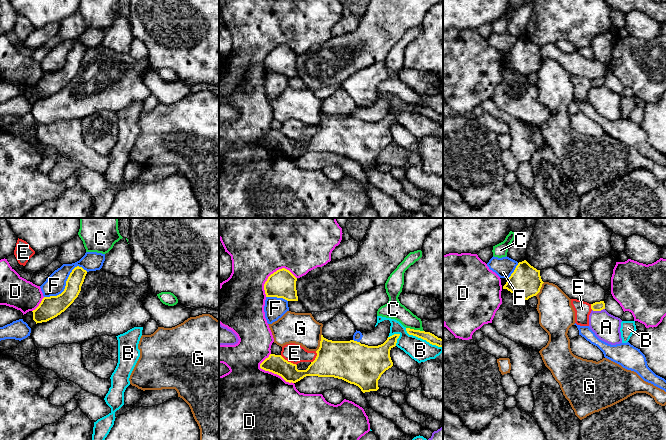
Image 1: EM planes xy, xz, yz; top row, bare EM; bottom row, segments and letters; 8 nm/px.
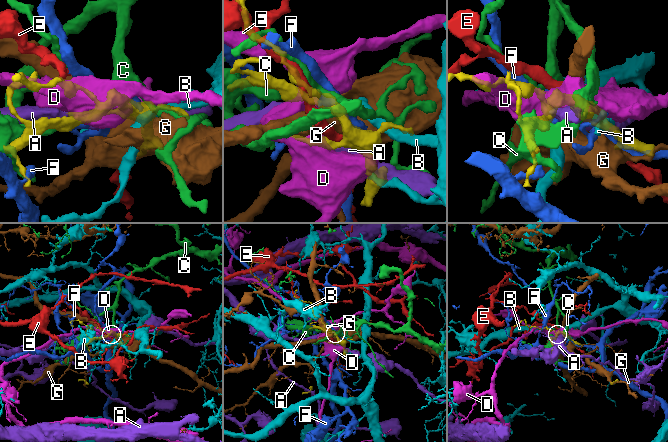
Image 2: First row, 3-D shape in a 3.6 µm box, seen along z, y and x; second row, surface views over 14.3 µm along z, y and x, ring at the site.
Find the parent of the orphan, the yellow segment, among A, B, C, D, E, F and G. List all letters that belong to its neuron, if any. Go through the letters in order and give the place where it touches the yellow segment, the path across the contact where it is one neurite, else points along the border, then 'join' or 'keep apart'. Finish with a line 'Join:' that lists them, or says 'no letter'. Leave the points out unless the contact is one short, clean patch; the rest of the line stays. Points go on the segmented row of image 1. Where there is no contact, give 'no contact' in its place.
A: meets yellow in yz at (598, 310); keep apart
B: meets yellow in xz at (423, 339); keep apart
C: meets yellow in xz at (415, 330); keep apart
D: meets yellow in xz at (275, 373); keep apart
E: meets yellow in xz at (287, 361); border along xz (280, 355), (296, 365); keep apart
F: meets yellow in xy at (66, 282); keep apart
G: meets yellow in xz at (320, 343); keep apart
Join: no letter

